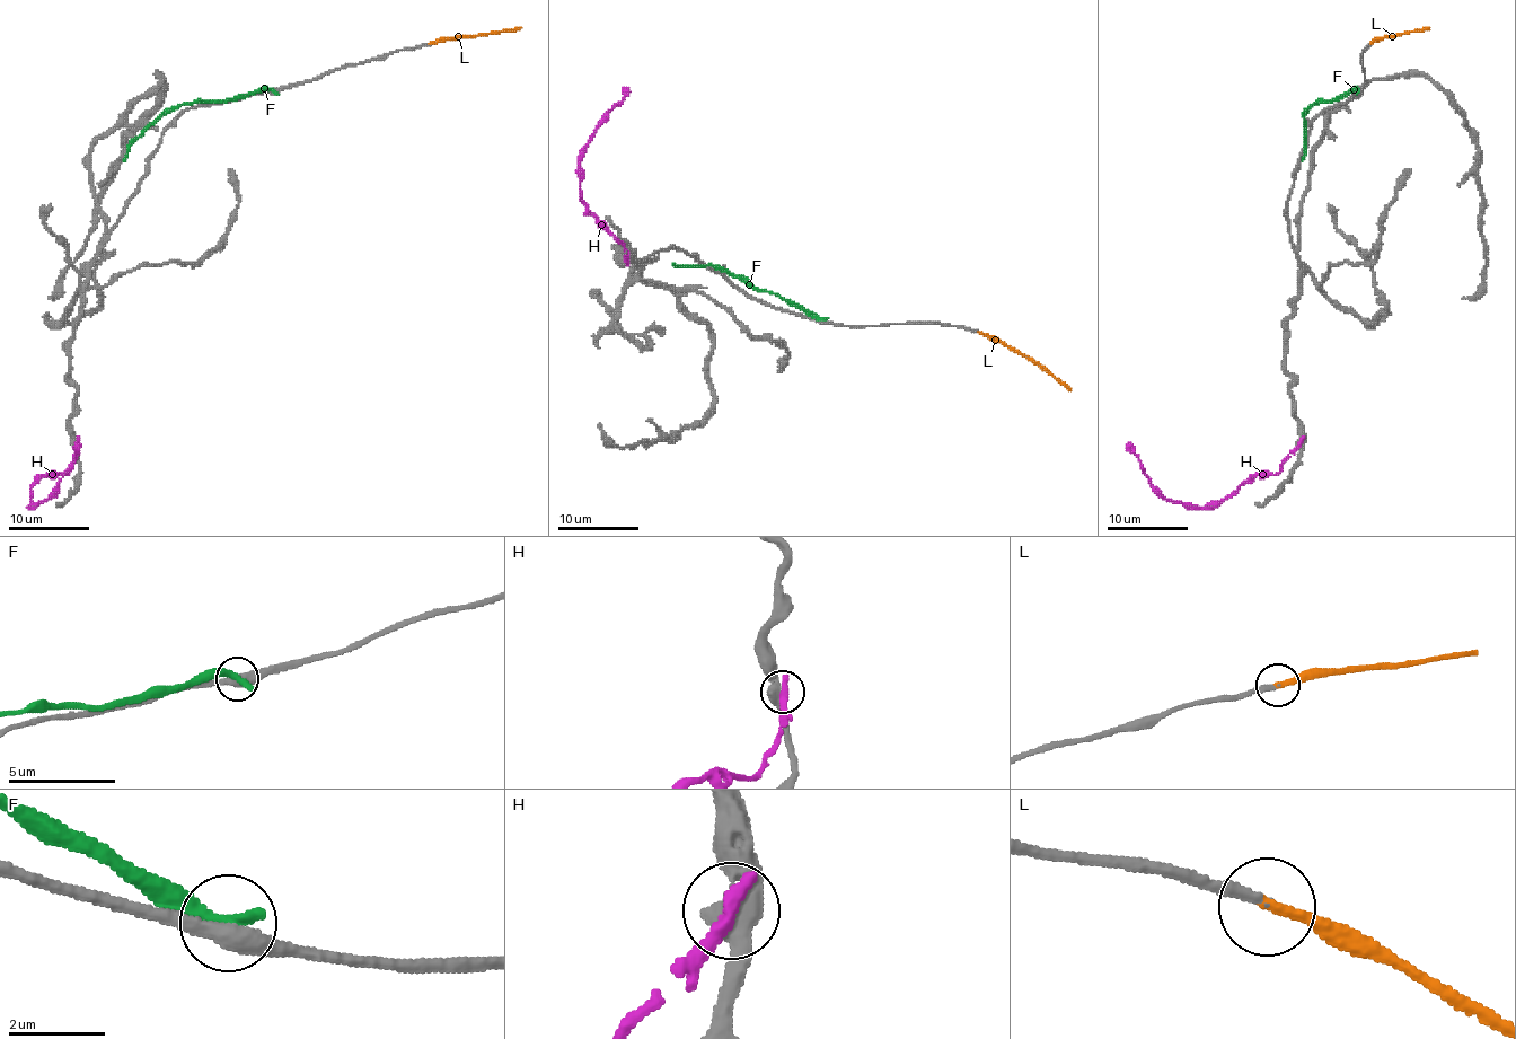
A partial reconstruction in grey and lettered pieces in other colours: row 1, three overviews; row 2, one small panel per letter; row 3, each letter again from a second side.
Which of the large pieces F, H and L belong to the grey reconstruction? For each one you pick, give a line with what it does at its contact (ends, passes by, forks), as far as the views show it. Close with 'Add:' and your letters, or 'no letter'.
L: it ends
Add: L

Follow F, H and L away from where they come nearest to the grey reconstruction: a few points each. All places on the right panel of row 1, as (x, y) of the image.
F: (1358, 90), (1322, 100), (1304, 114), (1302, 161)
H: (1299, 442), (1278, 473), (1253, 474), (1217, 502), (1202, 507), (1169, 501), (1151, 482), (1128, 442)
L: (1373, 44), (1429, 27)

